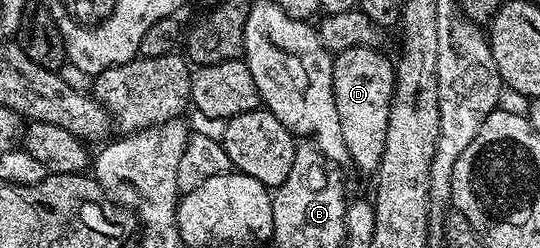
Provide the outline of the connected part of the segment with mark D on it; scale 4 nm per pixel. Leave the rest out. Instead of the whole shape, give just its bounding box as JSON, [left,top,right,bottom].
[333,46,395,172]

